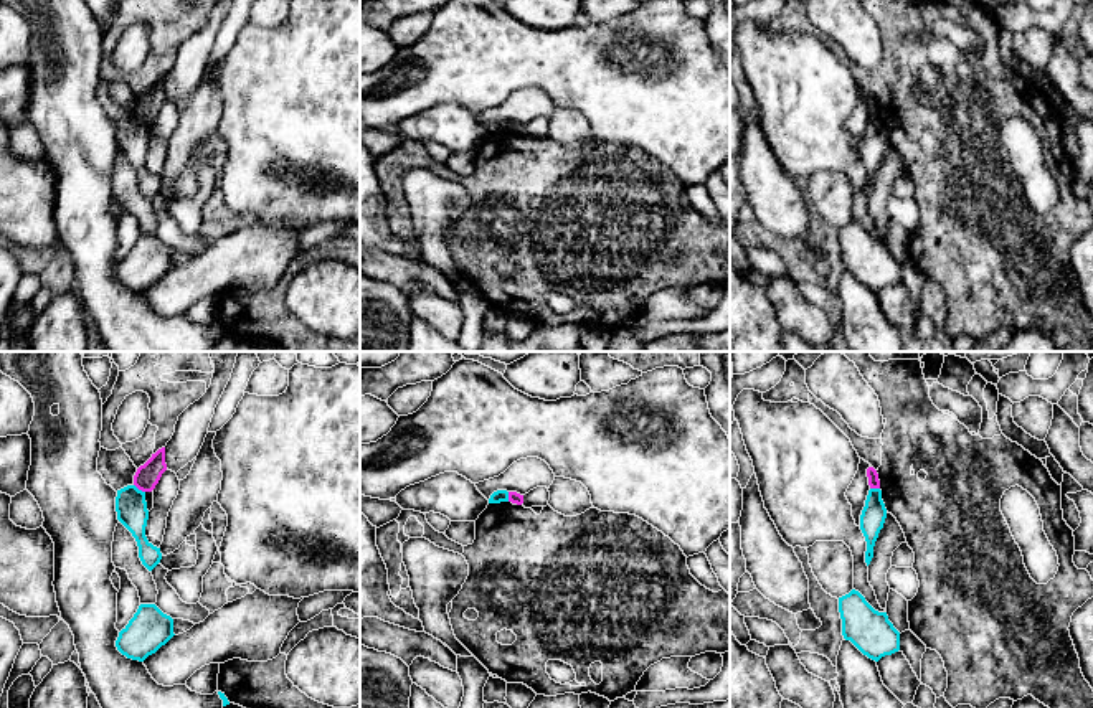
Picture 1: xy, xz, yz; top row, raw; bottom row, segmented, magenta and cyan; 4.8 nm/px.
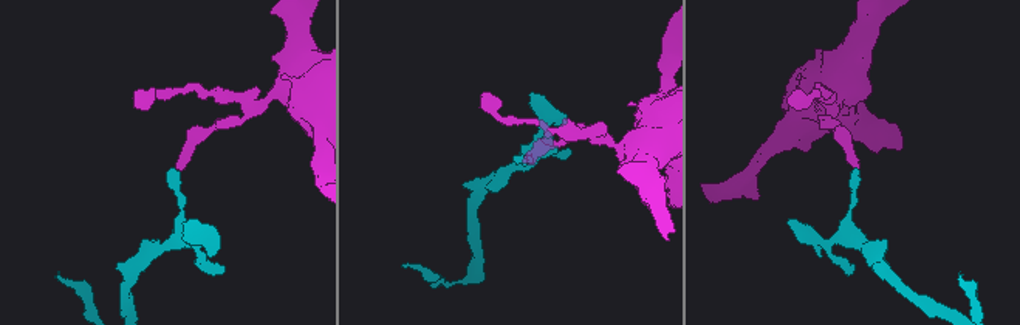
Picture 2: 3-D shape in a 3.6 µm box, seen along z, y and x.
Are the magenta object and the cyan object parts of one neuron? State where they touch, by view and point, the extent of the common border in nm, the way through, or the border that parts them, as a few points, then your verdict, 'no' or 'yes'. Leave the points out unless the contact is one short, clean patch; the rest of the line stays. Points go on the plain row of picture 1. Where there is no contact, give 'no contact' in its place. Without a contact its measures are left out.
xy (139, 119) | 70 nm | along xy (134, 114), (144, 122) | no

